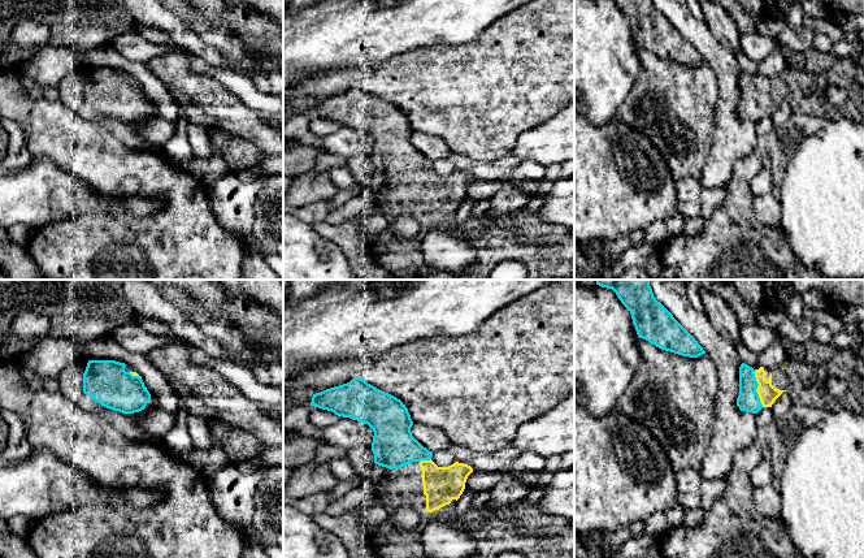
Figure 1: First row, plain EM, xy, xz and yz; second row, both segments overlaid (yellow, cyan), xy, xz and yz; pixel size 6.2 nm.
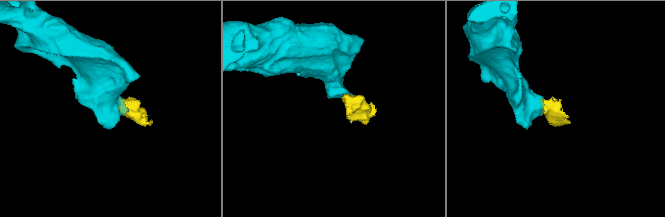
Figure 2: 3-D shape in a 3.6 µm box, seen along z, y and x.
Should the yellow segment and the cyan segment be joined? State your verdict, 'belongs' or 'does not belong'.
belongs

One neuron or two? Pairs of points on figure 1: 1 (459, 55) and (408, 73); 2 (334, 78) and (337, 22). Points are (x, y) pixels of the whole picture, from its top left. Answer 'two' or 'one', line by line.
1: one
2: two

